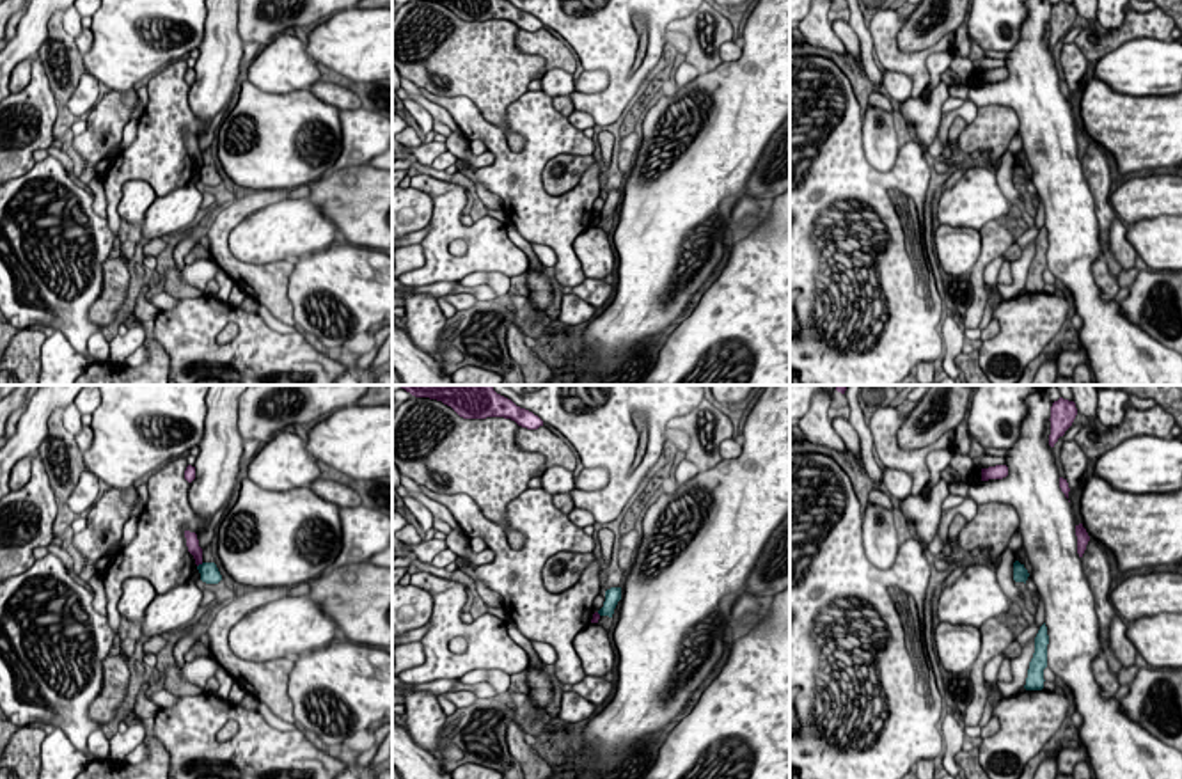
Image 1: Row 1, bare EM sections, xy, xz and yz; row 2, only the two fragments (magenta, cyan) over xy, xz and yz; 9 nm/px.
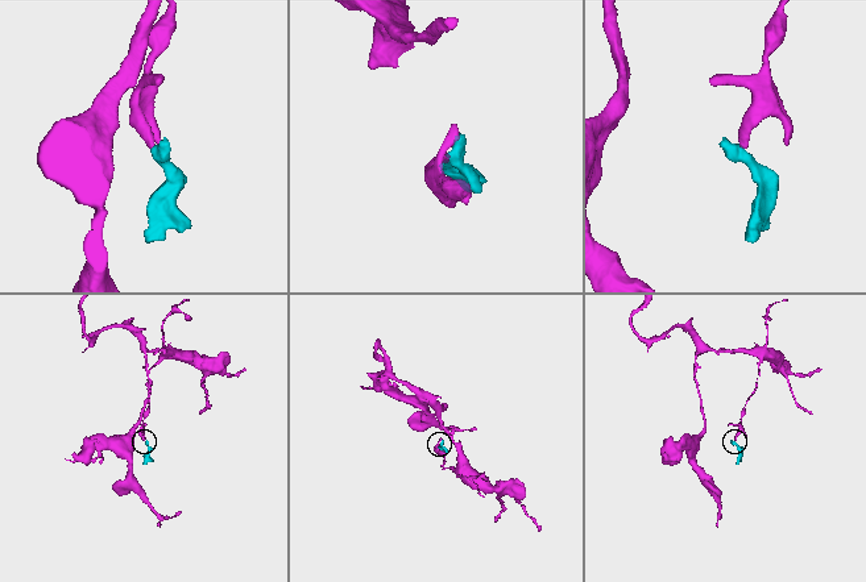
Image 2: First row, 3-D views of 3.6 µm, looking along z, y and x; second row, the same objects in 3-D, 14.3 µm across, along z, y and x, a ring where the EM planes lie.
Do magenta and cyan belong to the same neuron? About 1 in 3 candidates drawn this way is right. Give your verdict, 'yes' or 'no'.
no

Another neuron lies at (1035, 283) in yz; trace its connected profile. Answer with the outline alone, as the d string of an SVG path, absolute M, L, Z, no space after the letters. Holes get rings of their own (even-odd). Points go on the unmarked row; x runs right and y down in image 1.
M1045 225L1040 229L1035 240L1035 256L1029 264L1028 280L1026 280L1026 293L1042 293L1044 291L1044 271L1047 270L1047 229Z

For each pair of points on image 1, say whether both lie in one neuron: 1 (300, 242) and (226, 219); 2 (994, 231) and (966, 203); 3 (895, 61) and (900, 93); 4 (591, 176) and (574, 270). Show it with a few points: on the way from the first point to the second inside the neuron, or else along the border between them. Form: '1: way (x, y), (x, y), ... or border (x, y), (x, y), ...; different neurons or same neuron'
1: border (277, 203), (231, 231), (236, 259); different neurons
2: border (1007, 220), (987, 220), (978, 229); different neurons
3: border (886, 70), (906, 73), (911, 78), (913, 94); different neurons
4: way (579, 199), (565, 219), (565, 247); same neuron

